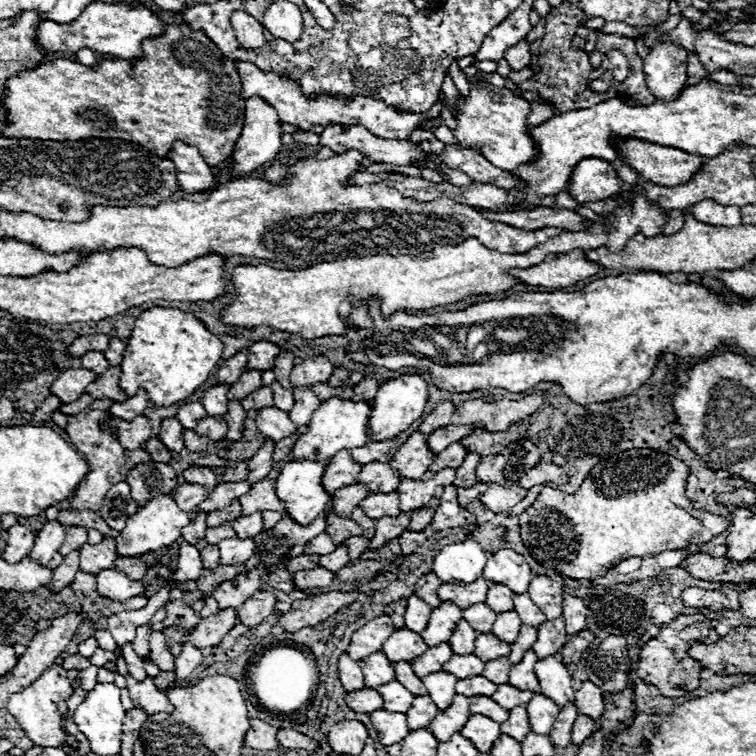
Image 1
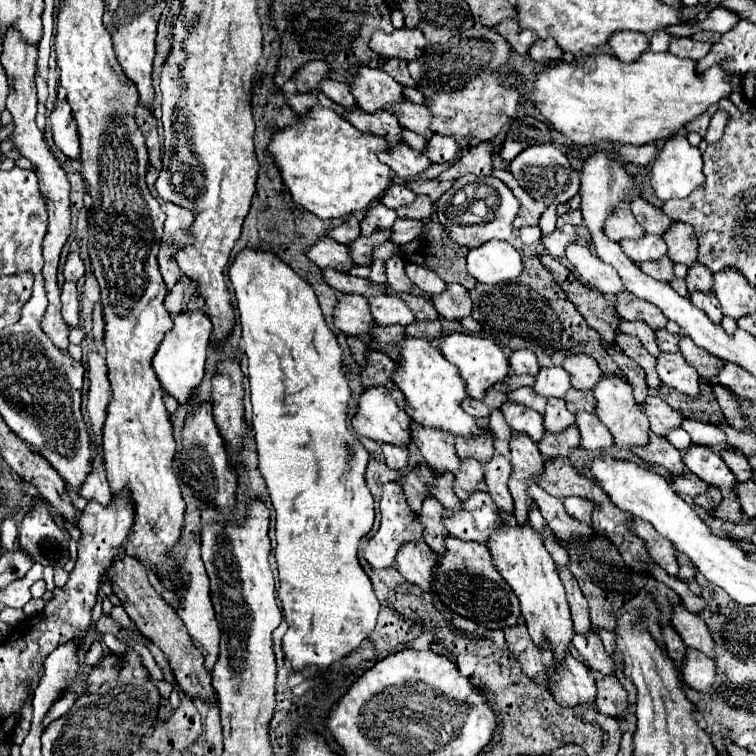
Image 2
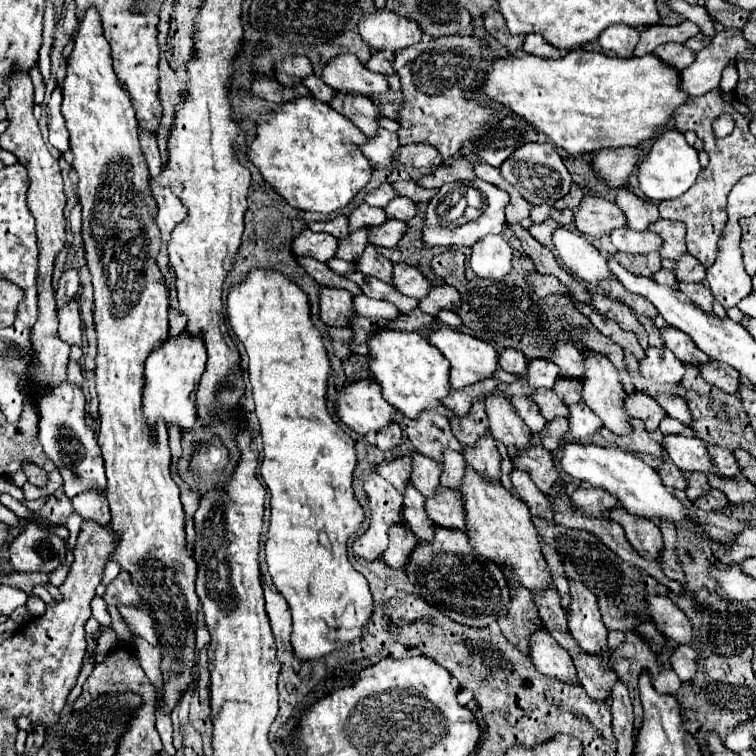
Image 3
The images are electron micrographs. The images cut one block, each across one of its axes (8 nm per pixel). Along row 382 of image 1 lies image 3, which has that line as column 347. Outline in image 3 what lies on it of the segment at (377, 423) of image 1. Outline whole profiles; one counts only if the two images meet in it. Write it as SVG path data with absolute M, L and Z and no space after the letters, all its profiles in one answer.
M370 378L350 382L338 392L336 414L342 424L360 436L368 430L376 432L398 420L396 408L382 398L380 386Z

